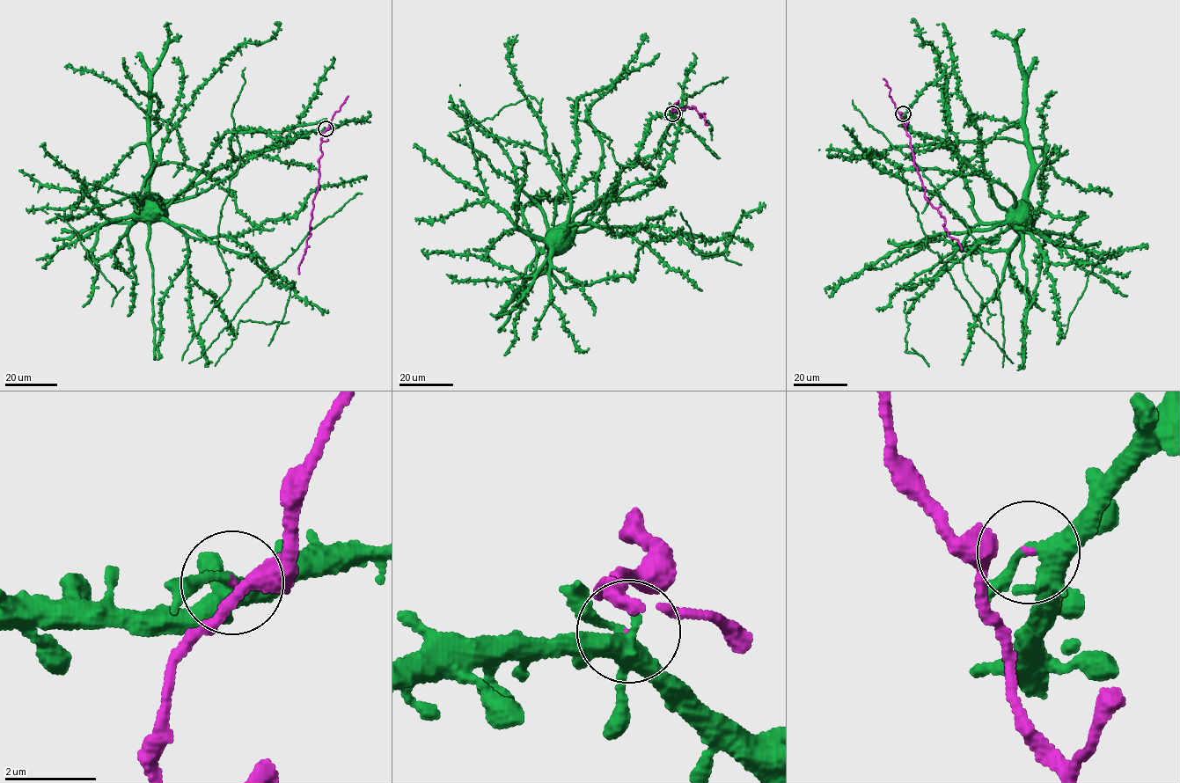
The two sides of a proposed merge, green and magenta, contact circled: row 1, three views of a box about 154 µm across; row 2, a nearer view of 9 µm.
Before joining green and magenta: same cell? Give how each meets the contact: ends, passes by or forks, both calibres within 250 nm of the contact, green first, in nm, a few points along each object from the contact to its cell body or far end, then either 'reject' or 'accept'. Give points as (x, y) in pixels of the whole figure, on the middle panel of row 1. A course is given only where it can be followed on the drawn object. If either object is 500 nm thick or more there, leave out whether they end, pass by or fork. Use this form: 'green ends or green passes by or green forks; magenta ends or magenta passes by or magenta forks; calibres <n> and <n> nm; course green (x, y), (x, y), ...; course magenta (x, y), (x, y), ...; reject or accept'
green forks; magenta ends; calibres 340 and 50 nm; course green (673, 113), (648, 121), (602, 217), (569, 230), (596, 201), (599, 136), (619, 164), (654, 169), (637, 156); course magenta (673, 113), (671, 110), (679, 112), (693, 106), (701, 117), (704, 114), (705, 123), (708, 124); accept

